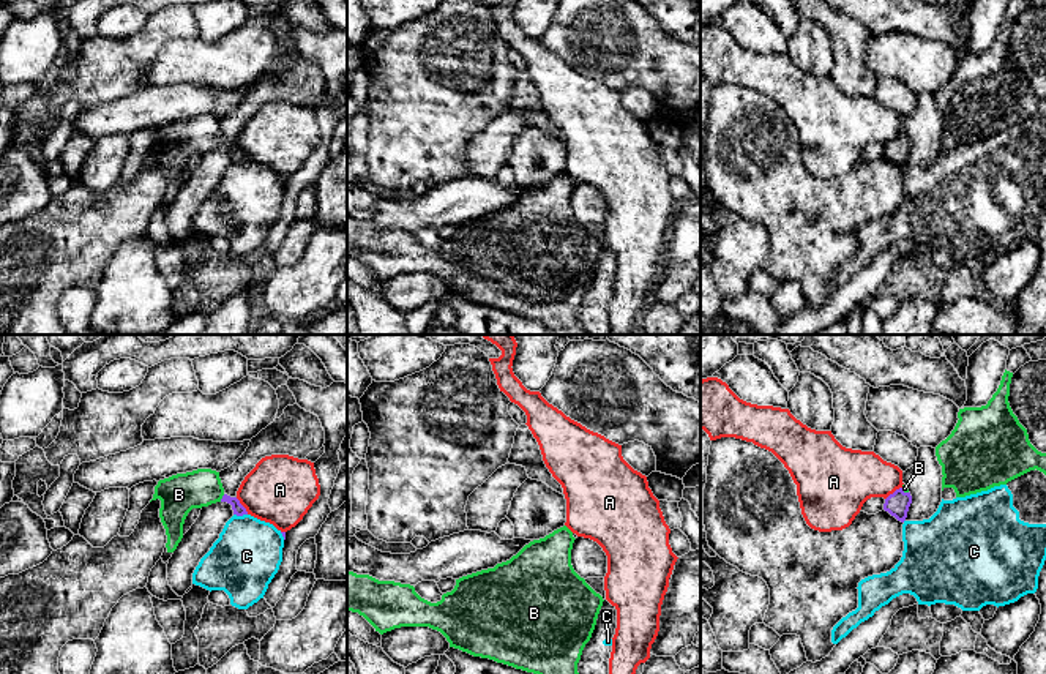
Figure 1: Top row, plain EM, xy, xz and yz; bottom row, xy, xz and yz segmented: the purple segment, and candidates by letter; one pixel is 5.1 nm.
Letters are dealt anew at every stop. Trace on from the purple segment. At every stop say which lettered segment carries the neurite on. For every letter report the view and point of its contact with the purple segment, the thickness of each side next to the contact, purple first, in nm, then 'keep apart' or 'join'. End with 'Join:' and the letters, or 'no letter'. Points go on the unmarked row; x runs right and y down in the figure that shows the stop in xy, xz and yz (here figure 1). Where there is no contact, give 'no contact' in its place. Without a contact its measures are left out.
A: meets purple in xy at (242, 152); 60 nm thick on the purple side, 360 nm on the other; keep apart
B: meets purple in xy at (223, 144); 60 nm thick on the purple side, 200 nm on the other; join
C: meets purple in xy at (240, 161); 60 nm thick on the purple side, 340 nm on the other; keep apart
Join: B

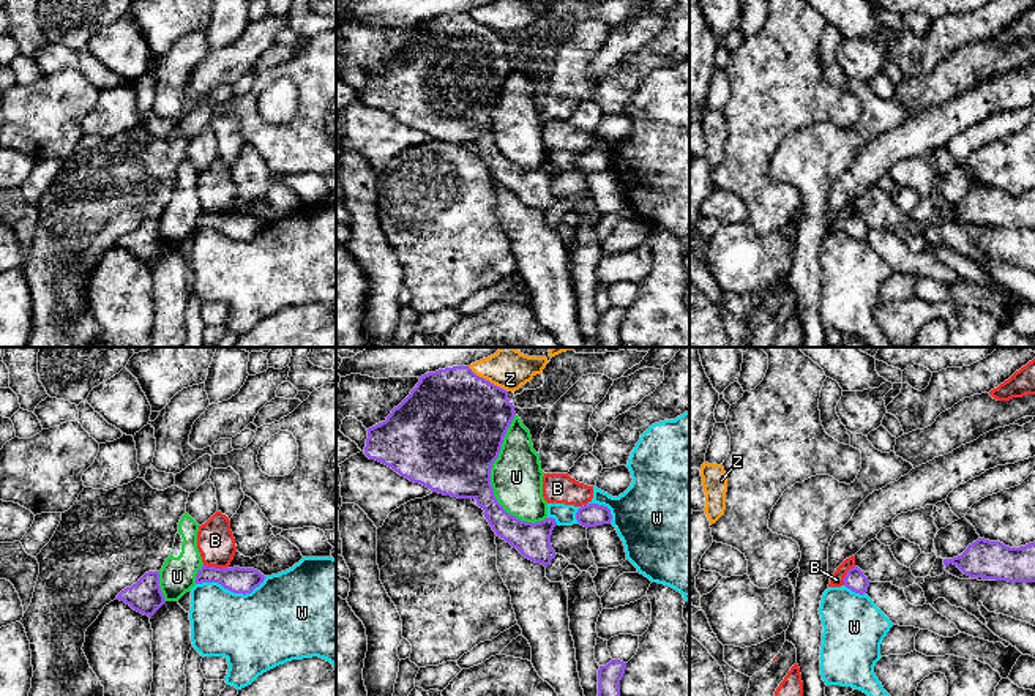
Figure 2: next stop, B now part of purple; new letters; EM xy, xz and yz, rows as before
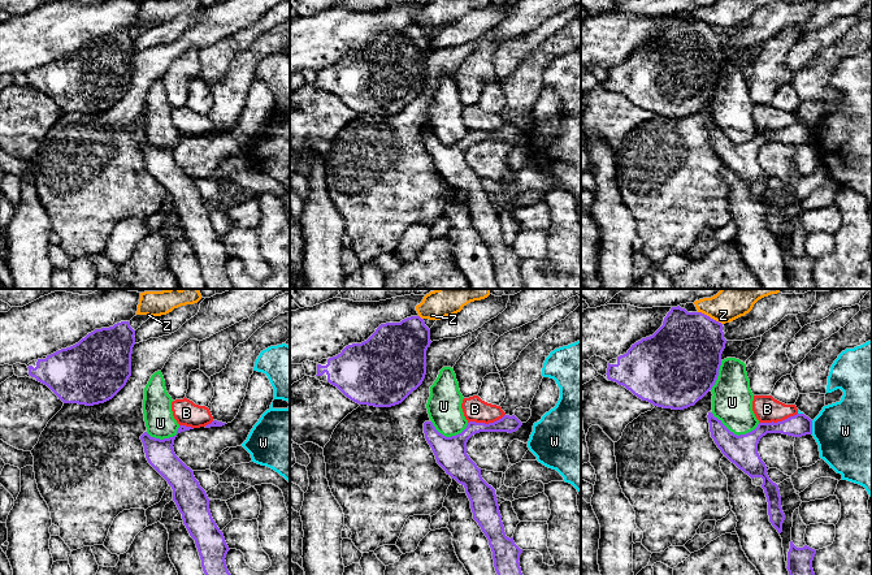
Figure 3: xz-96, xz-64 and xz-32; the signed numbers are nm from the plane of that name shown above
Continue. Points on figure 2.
B: meets purple in xy at (215, 213); 130 nm thick on the purple side, 190 nm on the other; keep apart
U: meets purple in xz at (489, 123); 460 nm thick on the purple side, 260 nm on the other; keep apart
W: meets purple in xy at (231, 237); 130 nm thick on the purple side, 400 nm on the other; keep apart
Z: meets purple in xz at (488, 27); 500 nm thick on the purple side, 190 nm on the other; keep apart
Join: no letter

